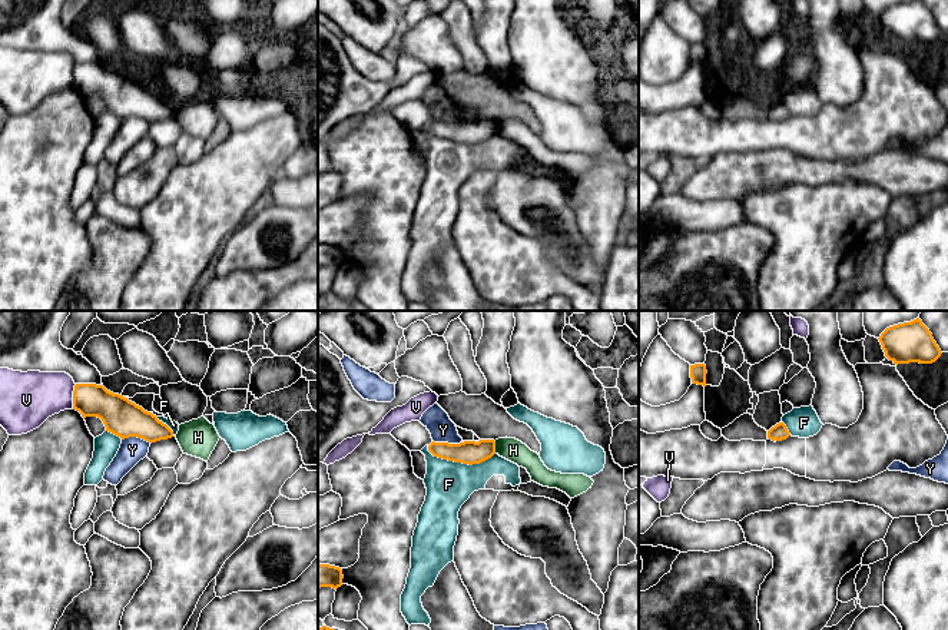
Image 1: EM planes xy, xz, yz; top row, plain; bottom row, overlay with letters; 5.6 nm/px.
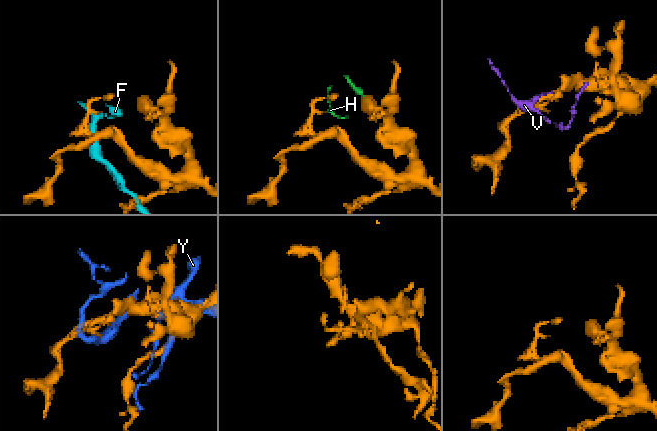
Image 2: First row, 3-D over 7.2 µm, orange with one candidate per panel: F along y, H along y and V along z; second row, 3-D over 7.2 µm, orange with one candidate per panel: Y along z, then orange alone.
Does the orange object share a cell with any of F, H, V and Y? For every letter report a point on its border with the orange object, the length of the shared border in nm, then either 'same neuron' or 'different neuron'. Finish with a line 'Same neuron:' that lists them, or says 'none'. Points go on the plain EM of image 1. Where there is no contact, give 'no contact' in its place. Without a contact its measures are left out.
F: xz (460, 141) | 380 nm | different neuron
H: xz (494, 126) | 70 nm | different neuron
V: xy (73, 75) | 140 nm | different neuron
Y: xz (447, 122) | 180 nm | different neuron
Same neuron: none

